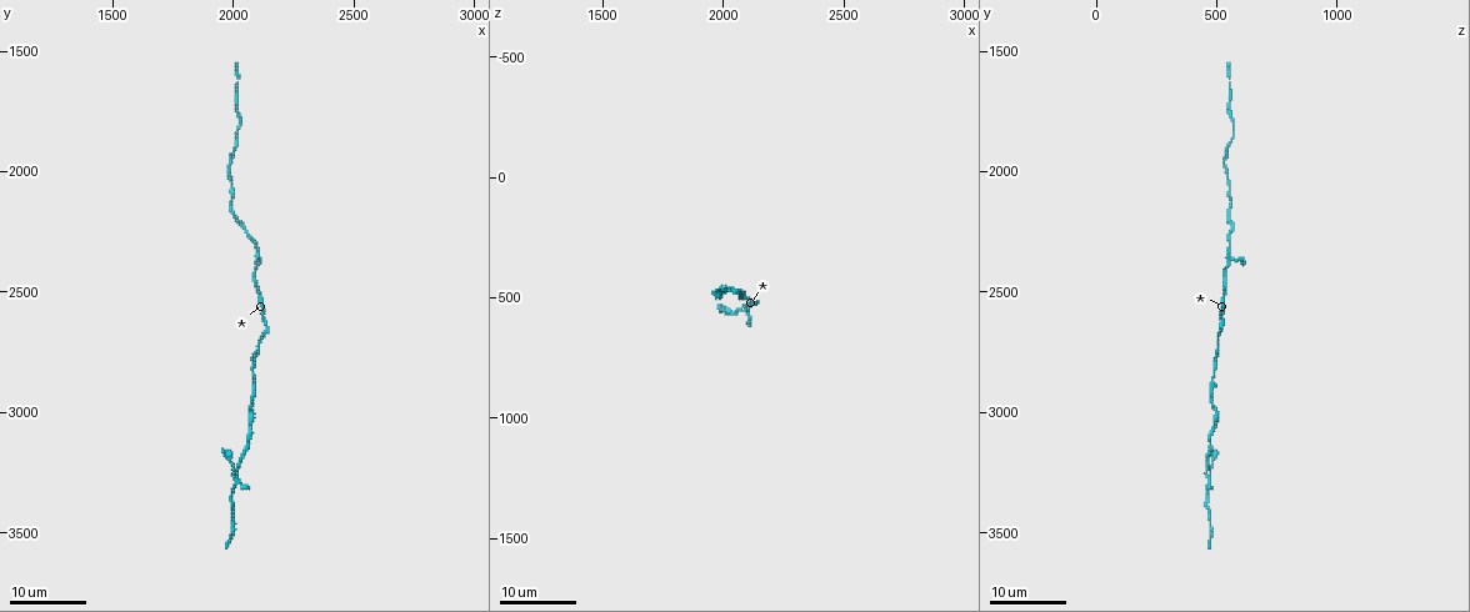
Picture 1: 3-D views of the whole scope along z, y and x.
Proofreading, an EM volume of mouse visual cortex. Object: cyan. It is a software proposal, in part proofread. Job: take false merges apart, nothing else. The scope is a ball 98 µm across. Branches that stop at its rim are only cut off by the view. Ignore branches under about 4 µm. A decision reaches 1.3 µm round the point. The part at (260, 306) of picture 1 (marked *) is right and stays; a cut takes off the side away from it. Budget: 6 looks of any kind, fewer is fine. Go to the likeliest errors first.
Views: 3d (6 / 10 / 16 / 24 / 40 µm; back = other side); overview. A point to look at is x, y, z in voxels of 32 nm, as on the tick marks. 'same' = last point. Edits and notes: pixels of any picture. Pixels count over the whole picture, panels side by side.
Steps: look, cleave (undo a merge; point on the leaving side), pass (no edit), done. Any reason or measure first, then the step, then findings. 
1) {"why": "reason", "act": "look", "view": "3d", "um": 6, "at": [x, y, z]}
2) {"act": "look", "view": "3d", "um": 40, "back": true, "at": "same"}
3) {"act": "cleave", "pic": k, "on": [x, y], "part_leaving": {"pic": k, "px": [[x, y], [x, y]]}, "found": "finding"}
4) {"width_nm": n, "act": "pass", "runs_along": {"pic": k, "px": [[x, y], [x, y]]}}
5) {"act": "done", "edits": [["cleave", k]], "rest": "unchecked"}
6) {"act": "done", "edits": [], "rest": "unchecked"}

{"why": "four arms meet", "act": "look", "view": "3d", "um": 24, "at": [2000, 3280, 470]}

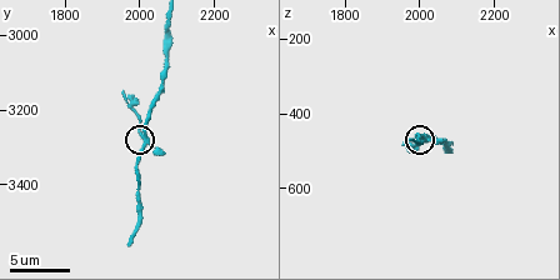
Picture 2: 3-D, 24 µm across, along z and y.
{"act": "look", "view": "3d", "um": 10, "at": "same"}

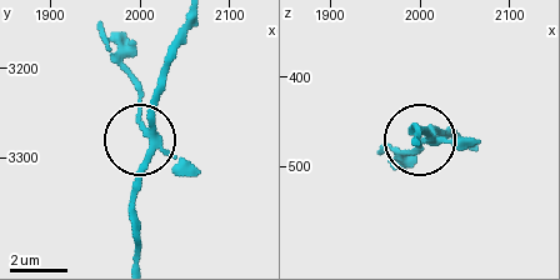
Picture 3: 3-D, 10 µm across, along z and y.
{"act": "cleave", "pic": 3, "on": [175, 171], "part_leaving": {"pic": 3, "px": [[153, 135], [125, 51], [100, 25]]}, "found": "two neurons meet here"}

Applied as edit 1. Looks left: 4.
{"why": "redraw", "act": "look", "view": "overview"}

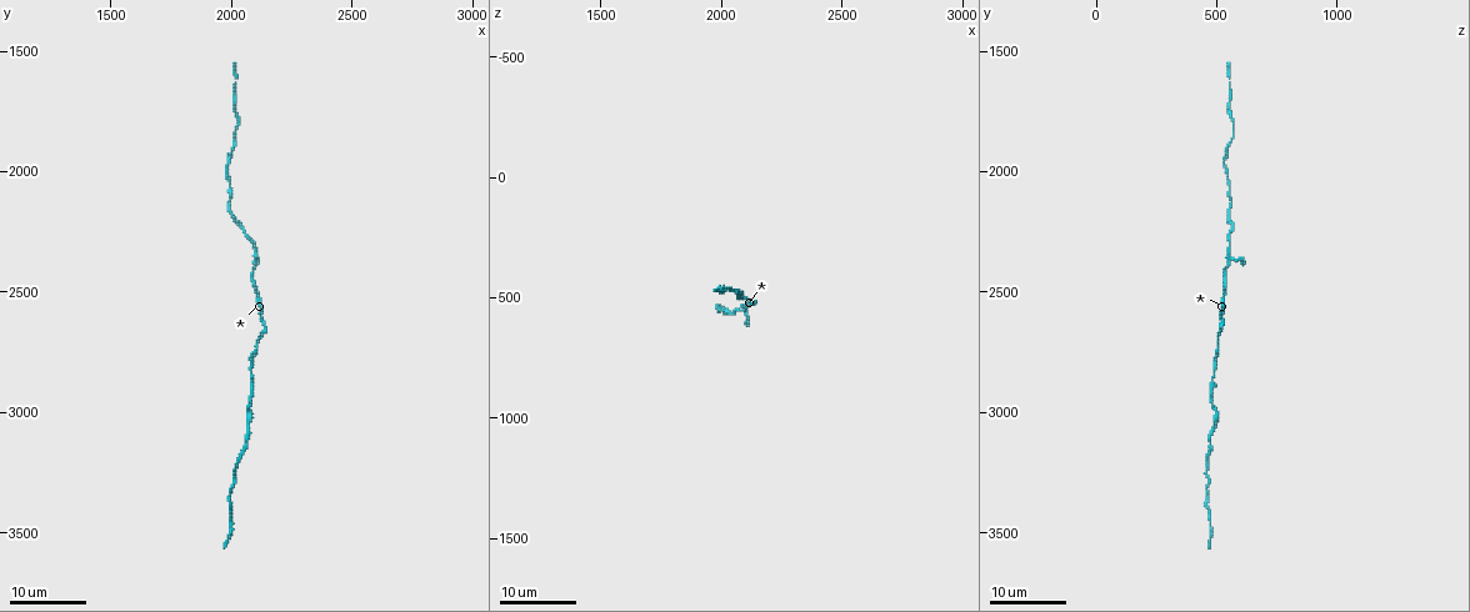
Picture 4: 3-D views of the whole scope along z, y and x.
{"why": "sudden change in width", "act": "look", "view": "3d", "um": 16, "at": [2060, 3080, 480]}

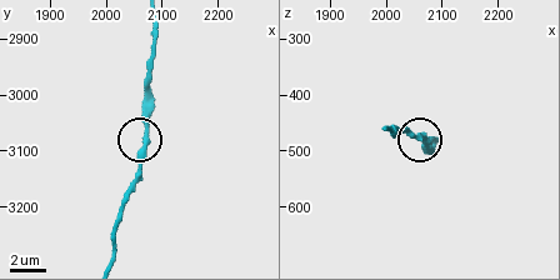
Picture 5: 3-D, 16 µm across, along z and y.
{"why": "closer look", "act": "look", "view": "3d", "um": 10, "at": [2075, 3070, 485]}

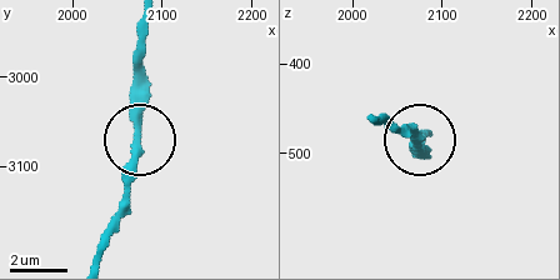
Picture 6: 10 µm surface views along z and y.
{"act": "pass", "runs_along": {"pic": 6, "px": [[146, 25], [131, 209]]}, "found": "all the same neuron"}

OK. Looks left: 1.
{"act": "done", "edits": [["cleave", 3]], "rest": "unchecked"}

